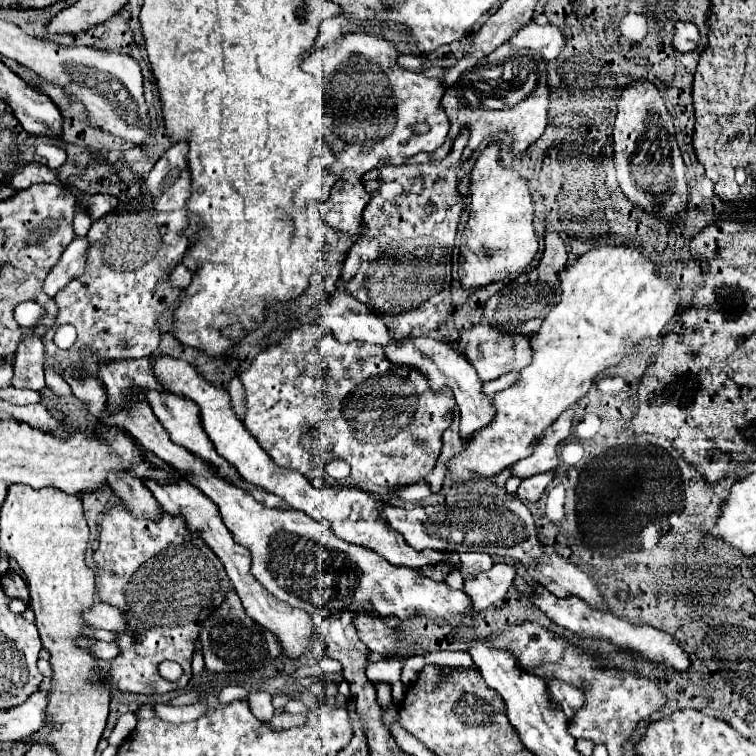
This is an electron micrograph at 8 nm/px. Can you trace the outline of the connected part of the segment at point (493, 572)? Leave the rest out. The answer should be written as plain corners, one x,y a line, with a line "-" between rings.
494,563
492,569
480,573
476,579
464,581
464,591
472,599
474,611
484,611
492,603
500,601
514,585
516,567
508,563

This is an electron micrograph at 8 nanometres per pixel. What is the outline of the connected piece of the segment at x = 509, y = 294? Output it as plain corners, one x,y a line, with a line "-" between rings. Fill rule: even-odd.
546,231
544,233
544,253
540,263
534,269
528,269
526,273
518,275
512,279
508,285
504,285
498,293
494,293
486,305
484,305
484,319
498,331
524,331
524,333
534,333
538,331
546,311
550,311
556,303
554,295
560,295
560,285
558,285
558,271
566,263
566,247
562,241
562,235
556,231

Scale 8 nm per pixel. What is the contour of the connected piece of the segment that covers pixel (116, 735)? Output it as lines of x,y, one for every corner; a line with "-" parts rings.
124,713
118,719
118,723
116,723
116,727
114,727
114,731
112,731
110,739
108,739
110,745
122,745
124,739
134,731
134,727
136,727
136,715
134,713

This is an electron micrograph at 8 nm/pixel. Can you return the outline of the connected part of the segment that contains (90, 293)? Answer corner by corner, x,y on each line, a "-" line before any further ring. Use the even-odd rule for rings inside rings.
174,143
152,167
142,185
142,193
132,205
134,209
122,209
114,217
92,223
92,231
88,233
92,247
88,251
84,273
54,297
60,311
54,327
44,335
44,369
54,369
58,375
72,373
74,379
100,379
98,371
104,363
140,359
158,347
158,321
182,293
178,287
170,285
170,273
184,259
190,245
188,239
180,235
186,225
186,201
192,187
186,155
188,143
-
66,323
76,327
78,339
70,349
60,349
54,343
54,333
-
122,337
130,341
130,349
118,347
-
84,345
90,345
96,353
90,361
78,361
78,349

